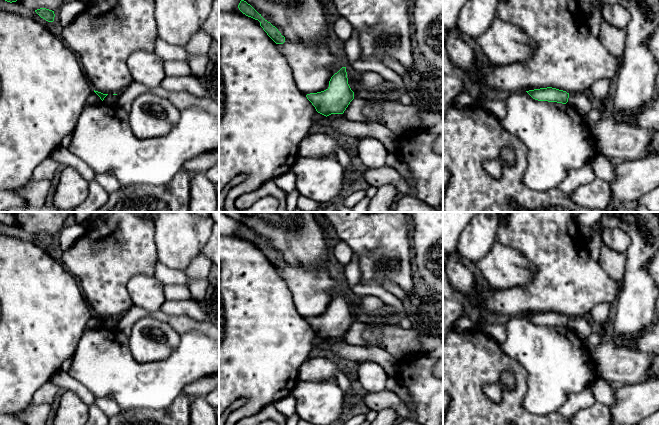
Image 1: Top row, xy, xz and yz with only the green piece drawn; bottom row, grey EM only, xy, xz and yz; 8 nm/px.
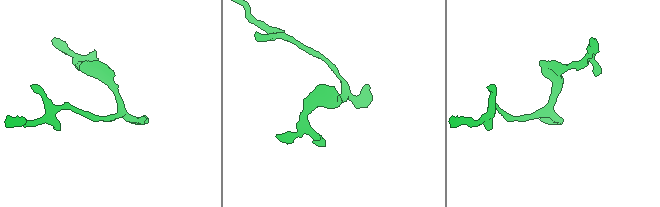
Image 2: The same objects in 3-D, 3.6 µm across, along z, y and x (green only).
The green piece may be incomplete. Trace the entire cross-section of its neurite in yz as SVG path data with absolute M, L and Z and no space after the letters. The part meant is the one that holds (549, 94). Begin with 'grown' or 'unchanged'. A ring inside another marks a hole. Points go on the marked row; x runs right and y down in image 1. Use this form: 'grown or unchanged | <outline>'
unchanged | M552 87L540 88L526 91L533 99L538 101L548 101L566 104L569 93Z

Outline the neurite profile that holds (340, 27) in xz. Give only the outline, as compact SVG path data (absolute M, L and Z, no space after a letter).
M343 17L331 21L331 31L342 41L348 40L352 36L353 27Z

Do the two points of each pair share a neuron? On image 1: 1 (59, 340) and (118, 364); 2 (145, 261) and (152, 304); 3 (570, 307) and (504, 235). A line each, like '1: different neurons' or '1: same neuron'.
1: different neurons
2: different neurons
3: same neuron

